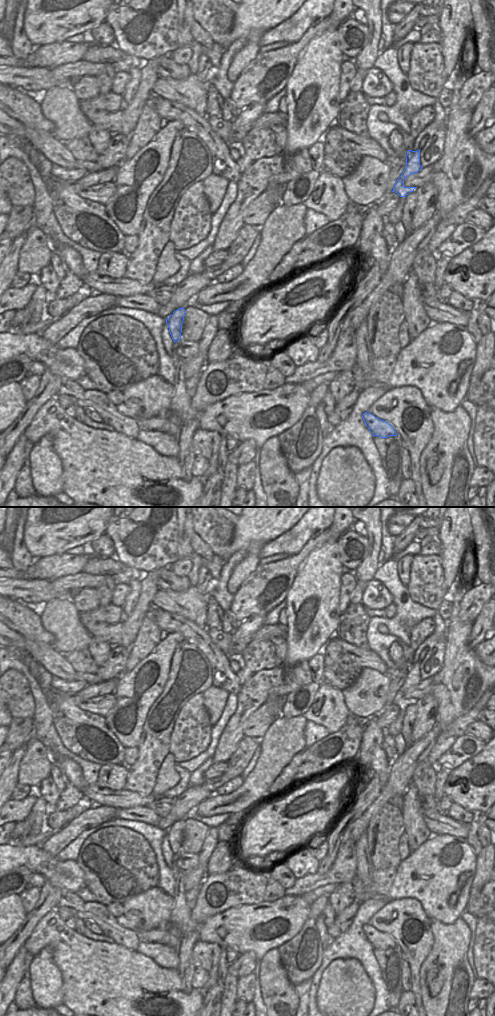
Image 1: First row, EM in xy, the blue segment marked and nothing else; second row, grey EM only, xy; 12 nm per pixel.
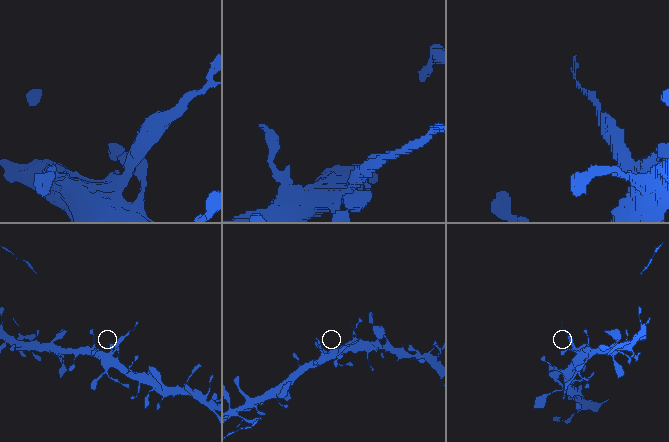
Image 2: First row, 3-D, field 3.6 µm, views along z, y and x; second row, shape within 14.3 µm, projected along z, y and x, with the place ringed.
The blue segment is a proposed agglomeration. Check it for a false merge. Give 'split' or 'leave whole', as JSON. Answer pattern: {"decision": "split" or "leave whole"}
{"decision": "split"}

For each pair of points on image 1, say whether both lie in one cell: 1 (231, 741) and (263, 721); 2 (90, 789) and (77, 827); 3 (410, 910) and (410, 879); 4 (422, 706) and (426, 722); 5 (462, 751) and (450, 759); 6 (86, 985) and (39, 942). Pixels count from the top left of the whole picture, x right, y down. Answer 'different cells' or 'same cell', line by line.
1: different cells
2: different cells
3: different cells
4: same cell
5: same cell
6: same cell

